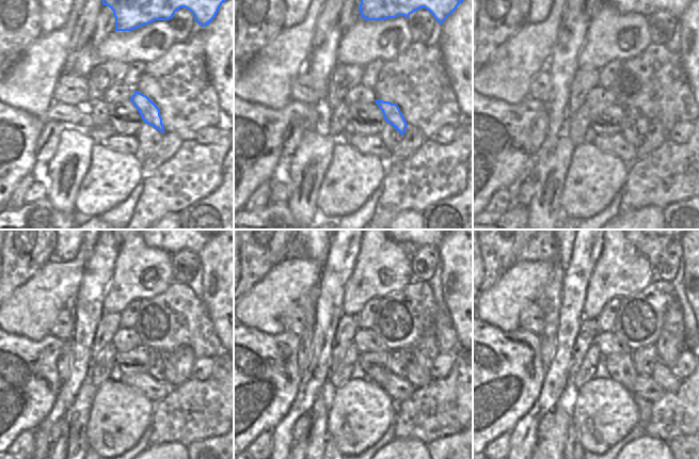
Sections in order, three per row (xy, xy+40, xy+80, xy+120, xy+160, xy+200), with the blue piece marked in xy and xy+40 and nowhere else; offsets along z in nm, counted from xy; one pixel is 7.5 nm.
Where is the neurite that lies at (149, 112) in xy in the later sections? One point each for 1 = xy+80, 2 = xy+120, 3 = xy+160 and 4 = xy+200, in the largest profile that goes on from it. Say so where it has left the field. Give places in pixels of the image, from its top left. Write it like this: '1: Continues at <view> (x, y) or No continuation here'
1: Continues at xy+80 (642, 123)
2: Continues at xy+120 (172, 377)
3: Continues at xy+160 (419, 378)
4: Continues at xy+200 (662, 375)

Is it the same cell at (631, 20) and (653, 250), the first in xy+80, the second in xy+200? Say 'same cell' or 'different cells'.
different cells

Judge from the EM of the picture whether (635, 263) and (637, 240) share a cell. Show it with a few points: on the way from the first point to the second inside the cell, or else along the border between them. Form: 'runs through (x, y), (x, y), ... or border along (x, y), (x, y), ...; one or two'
border along (629, 240), (652, 267); two

